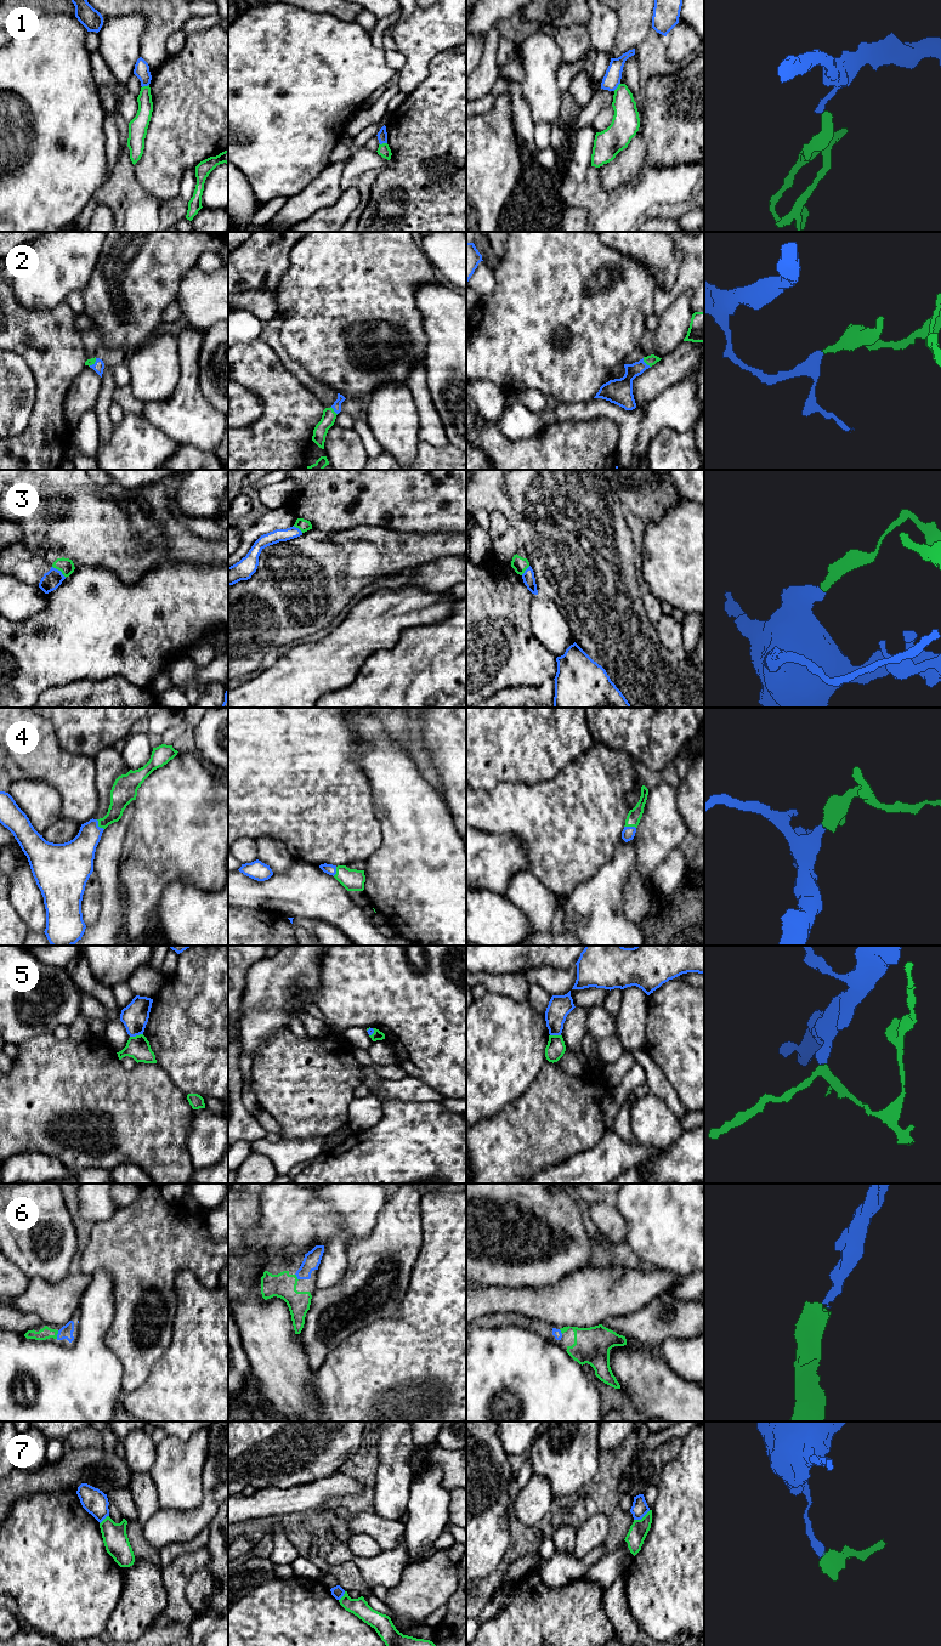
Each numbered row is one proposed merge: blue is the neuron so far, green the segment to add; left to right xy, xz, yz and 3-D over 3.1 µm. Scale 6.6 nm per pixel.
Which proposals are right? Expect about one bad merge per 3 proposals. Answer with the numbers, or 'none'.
2, 4, 6

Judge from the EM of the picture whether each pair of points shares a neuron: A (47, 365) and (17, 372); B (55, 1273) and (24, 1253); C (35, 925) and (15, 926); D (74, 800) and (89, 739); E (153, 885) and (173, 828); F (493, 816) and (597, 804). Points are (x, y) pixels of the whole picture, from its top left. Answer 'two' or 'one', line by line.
A: two
B: one
C: two
D: two
E: one
F: one

